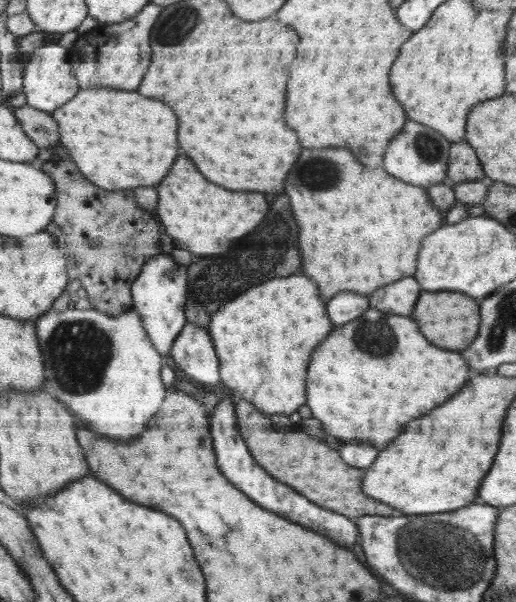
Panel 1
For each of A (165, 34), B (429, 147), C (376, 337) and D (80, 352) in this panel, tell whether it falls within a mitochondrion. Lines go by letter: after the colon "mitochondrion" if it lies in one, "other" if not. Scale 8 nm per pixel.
A: mitochondrion
B: mitochondrion
C: mitochondrion
D: mitochondrion

